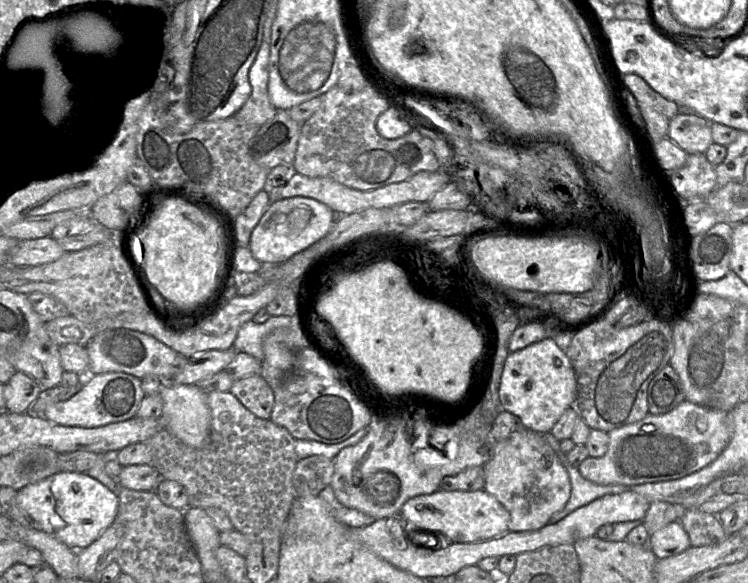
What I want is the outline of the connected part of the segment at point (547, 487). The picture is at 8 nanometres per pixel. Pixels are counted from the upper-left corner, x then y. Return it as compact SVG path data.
M524 429L524 430L517 430L513 432L508 438L503 441L497 442L492 444L492 455L490 459L483 465L484 468L484 478L485 484L483 490L487 493L493 495L509 512L510 520L508 525L508 531L511 532L524 532L524 531L532 531L538 530L545 525L547 525L548 520L550 517L558 512L561 511L567 501L569 500L570 493L571 493L571 483L569 479L569 475L563 465L560 463L558 457L556 456L555 452L552 448L544 441L543 435L537 434L536 432Z

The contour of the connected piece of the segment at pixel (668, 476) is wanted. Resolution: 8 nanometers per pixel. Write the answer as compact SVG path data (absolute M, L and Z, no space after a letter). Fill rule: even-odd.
M684 400L672 411L662 415L648 414L644 419L611 430L608 450L602 457L588 457L578 470L583 478L598 485L639 485L675 480L699 471L714 461L732 437L730 412L712 409Z

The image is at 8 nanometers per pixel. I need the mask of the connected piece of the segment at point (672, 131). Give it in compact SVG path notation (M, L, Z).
M678 113L669 120L668 137L686 153L705 153L713 143L711 122L700 115Z

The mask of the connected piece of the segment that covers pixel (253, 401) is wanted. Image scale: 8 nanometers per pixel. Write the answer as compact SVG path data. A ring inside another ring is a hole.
M260 375L236 380L230 393L257 418L270 419L275 402L274 391Z

